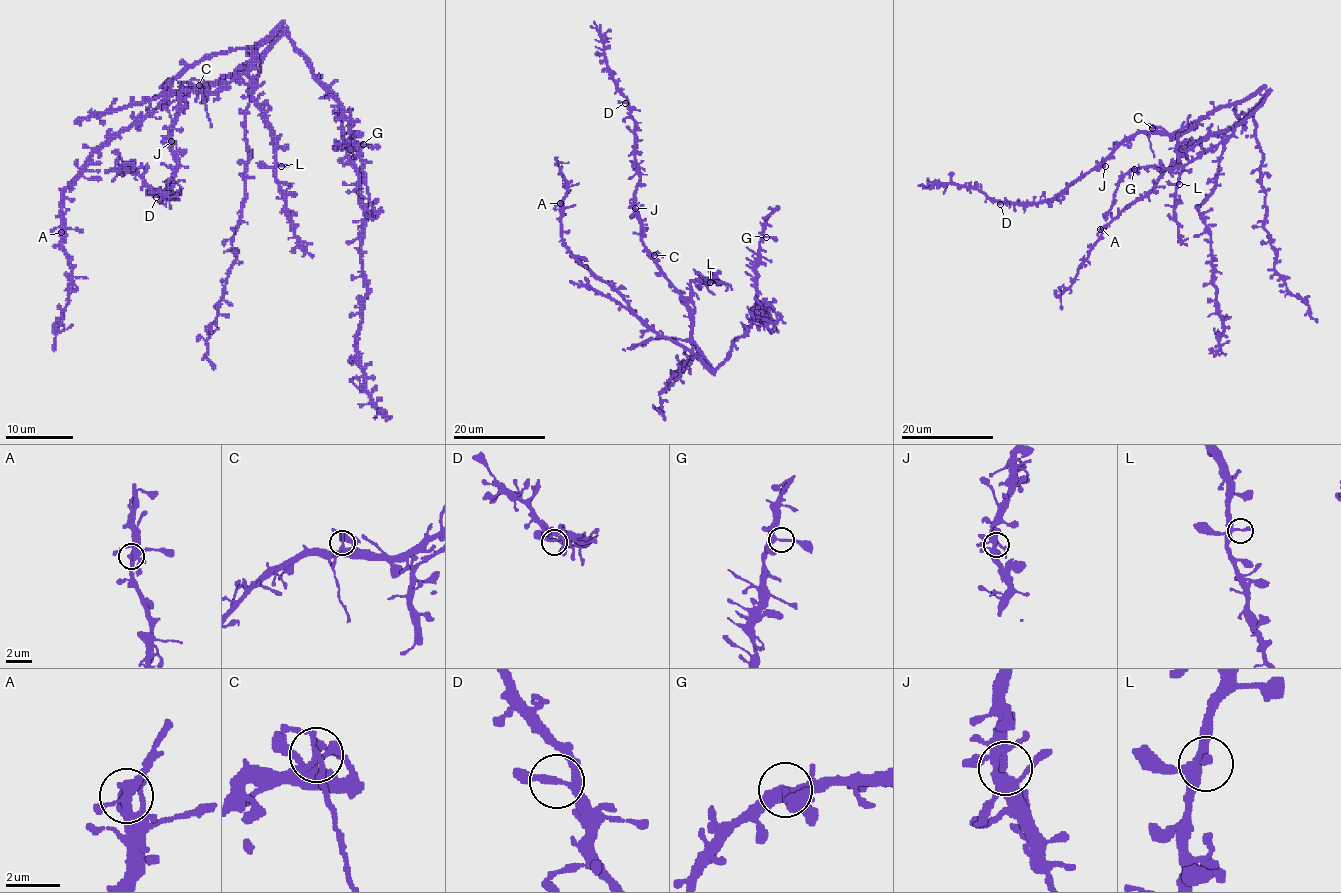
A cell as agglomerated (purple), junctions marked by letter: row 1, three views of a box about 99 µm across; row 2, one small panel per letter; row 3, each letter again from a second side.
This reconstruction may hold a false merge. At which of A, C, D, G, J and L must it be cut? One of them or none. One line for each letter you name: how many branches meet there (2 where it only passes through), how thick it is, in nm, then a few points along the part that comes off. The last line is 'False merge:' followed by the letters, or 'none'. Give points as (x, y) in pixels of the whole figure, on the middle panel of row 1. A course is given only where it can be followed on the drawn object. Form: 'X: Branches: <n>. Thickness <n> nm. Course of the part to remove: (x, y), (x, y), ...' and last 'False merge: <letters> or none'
C: Branches: 3. Thickness 150 nm
False merge: C

